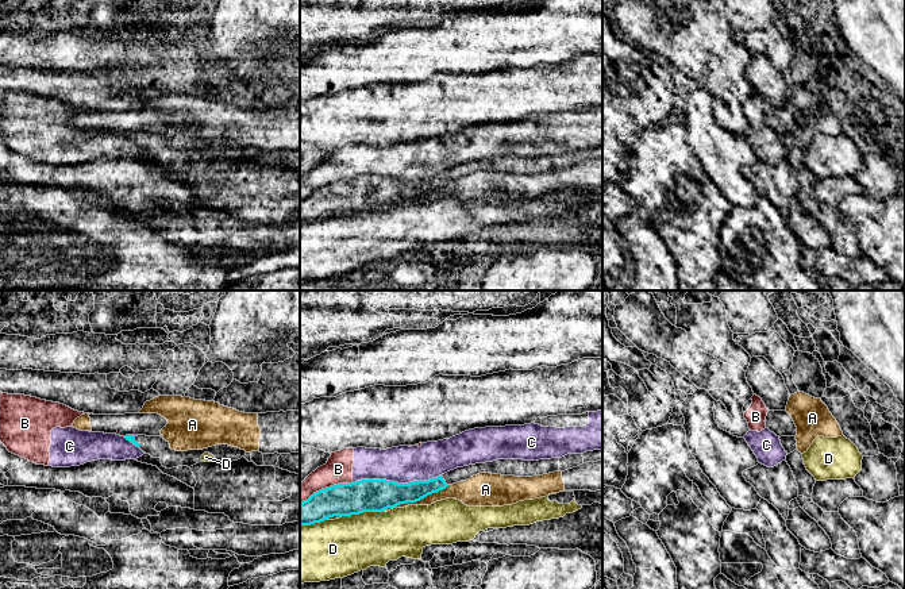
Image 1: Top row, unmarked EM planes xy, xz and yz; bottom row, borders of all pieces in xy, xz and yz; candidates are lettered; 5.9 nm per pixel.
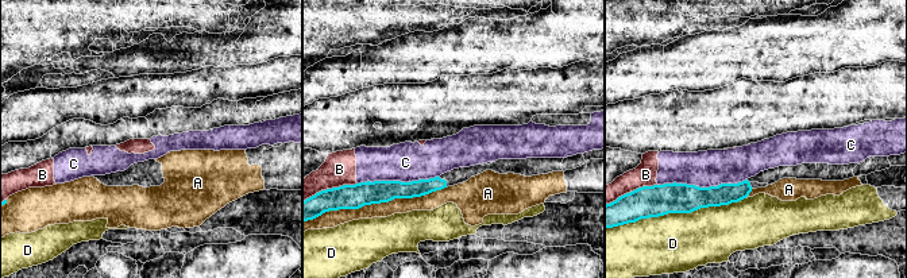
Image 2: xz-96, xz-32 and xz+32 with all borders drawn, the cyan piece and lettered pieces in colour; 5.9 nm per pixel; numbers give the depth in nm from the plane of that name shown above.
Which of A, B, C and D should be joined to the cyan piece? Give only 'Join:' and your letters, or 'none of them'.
Join: none of them

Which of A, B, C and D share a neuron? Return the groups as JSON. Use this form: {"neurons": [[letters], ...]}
{"neurons": [["A"], ["B", "C"], ["D"]]}

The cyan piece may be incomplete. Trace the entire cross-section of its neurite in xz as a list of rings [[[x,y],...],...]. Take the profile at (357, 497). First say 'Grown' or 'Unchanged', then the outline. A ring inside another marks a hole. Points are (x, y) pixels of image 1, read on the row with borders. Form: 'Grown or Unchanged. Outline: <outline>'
Grown. Outline: [[[602,449],[562,458],[523,461],[497,459],[450,470],[428,481],[398,484],[386,480],[361,480],[338,484],[313,493],[300,503],[300,527],[324,521],[334,516],[351,516],[363,512],[382,512],[400,504],[416,503],[448,485],[466,481],[480,473],[515,477],[534,477],[565,471],[586,462],[602,461]]]

